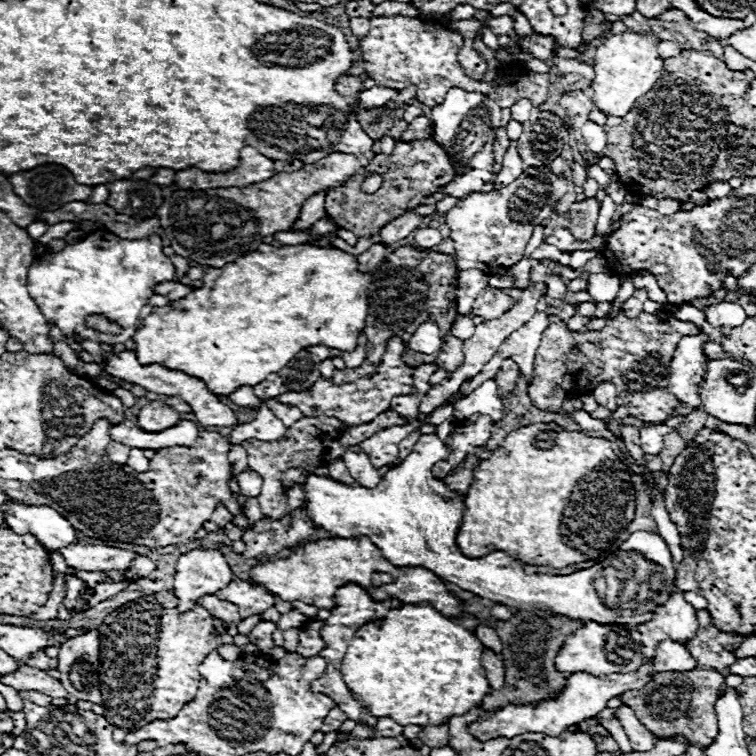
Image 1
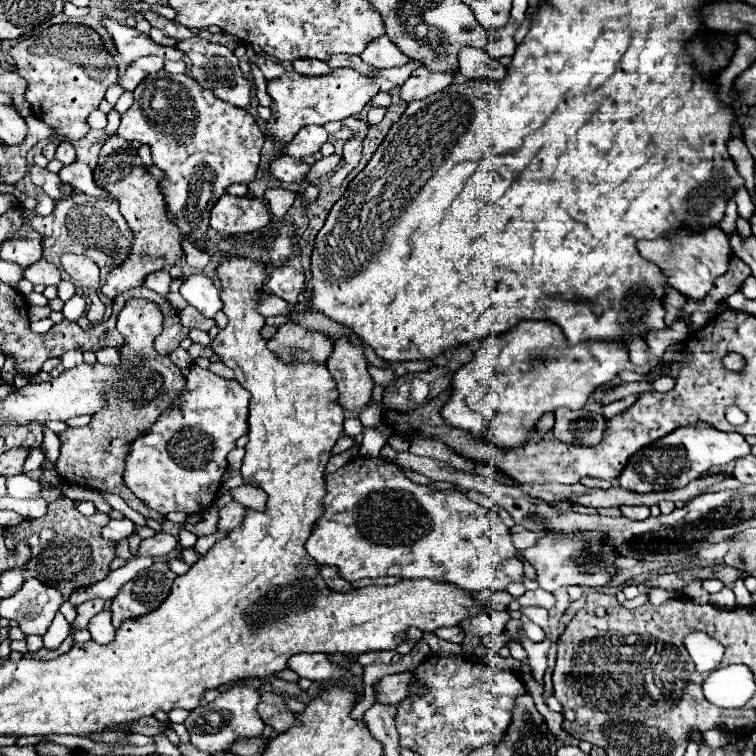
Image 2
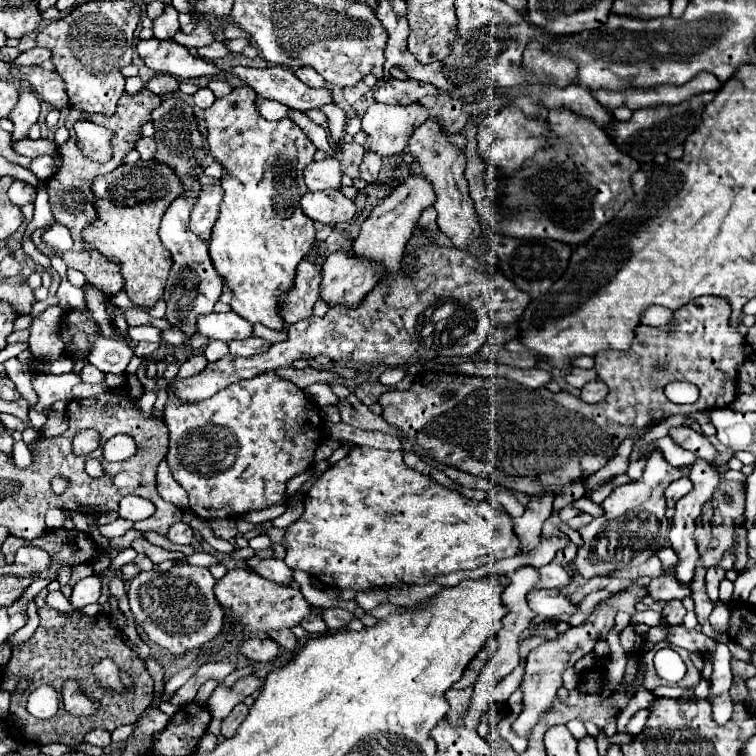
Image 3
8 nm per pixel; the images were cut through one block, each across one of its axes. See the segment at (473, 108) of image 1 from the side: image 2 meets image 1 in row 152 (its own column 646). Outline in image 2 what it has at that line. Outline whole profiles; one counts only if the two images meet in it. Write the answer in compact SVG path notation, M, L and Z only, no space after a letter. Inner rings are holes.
M696 422L676 428L676 432L670 432L668 436L664 436L664 440L658 440L656 444L636 452L636 456L632 456L632 460L628 462L628 468L624 468L624 472L620 474L618 482L622 488L640 494L682 488L688 482L708 474L710 468L724 466L746 454L750 454L750 446L742 434L720 432L708 422Z

